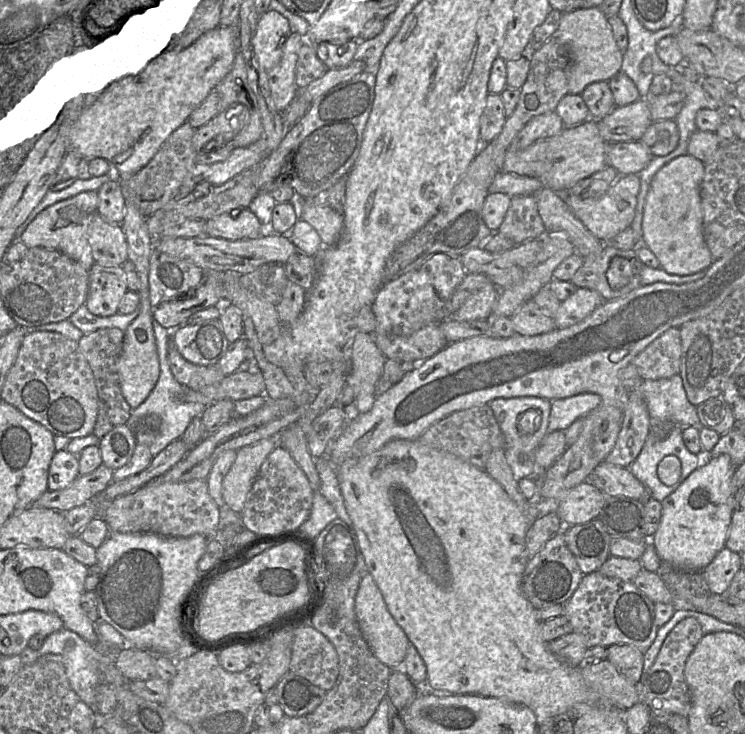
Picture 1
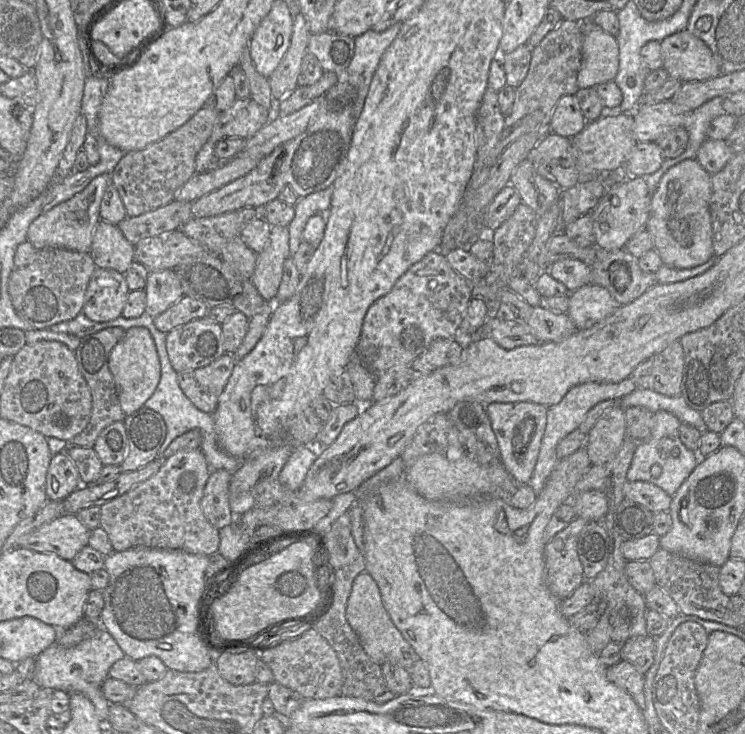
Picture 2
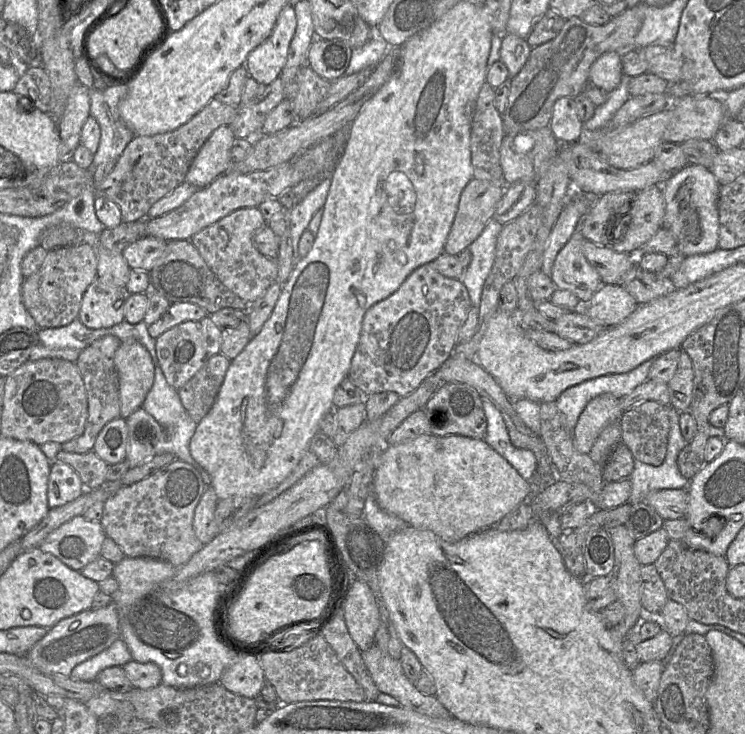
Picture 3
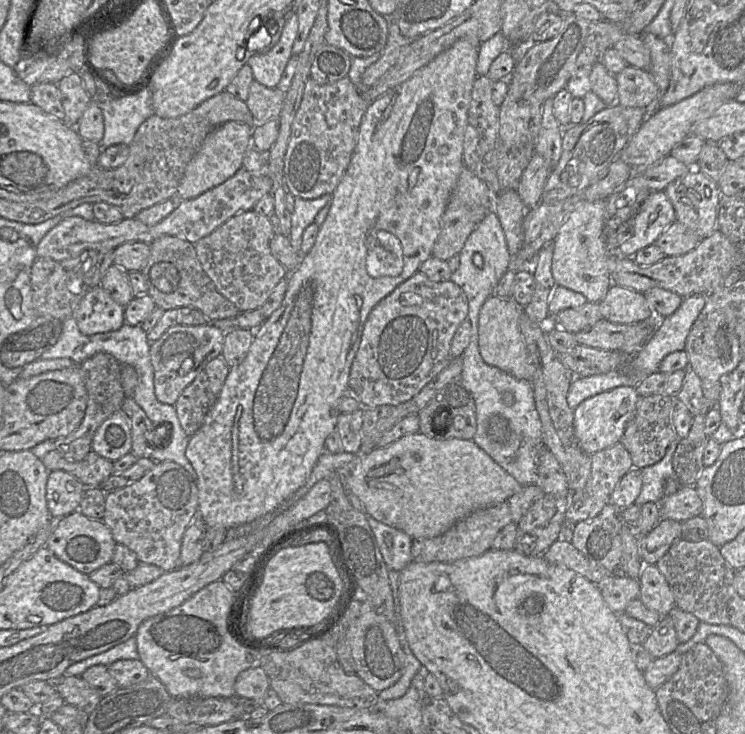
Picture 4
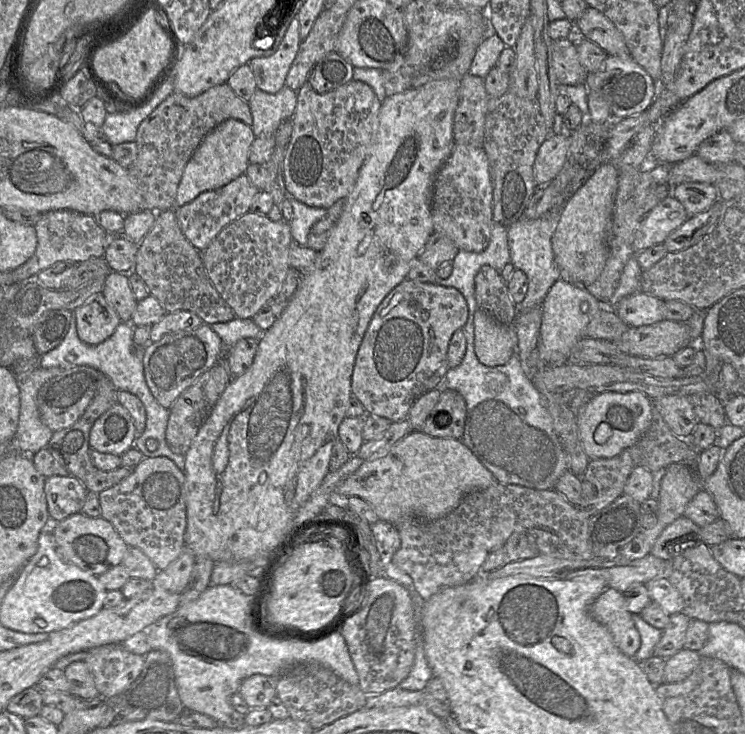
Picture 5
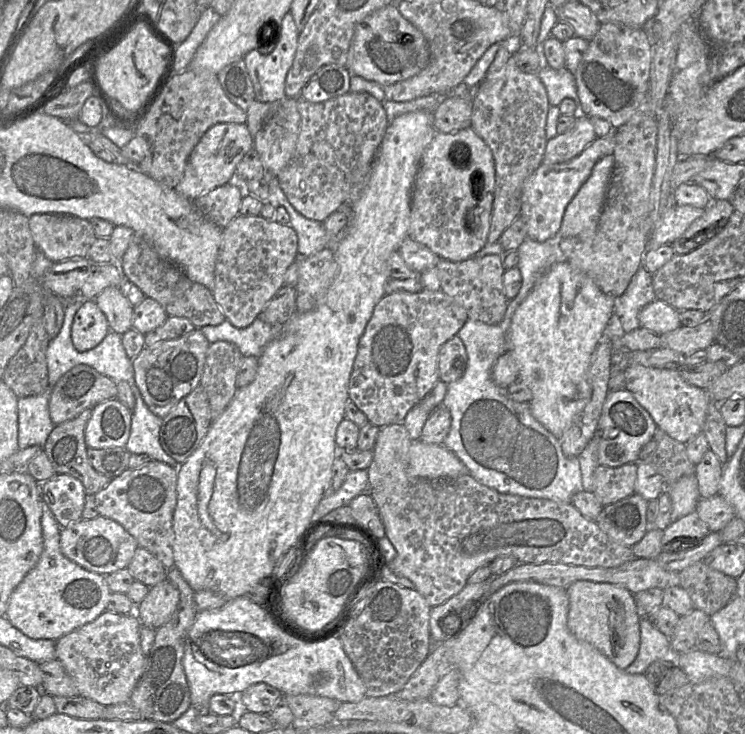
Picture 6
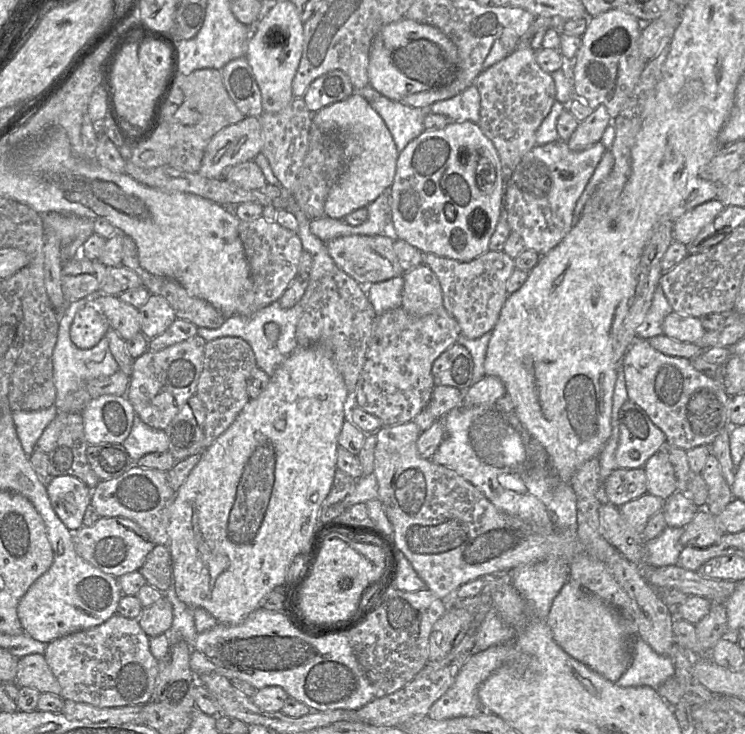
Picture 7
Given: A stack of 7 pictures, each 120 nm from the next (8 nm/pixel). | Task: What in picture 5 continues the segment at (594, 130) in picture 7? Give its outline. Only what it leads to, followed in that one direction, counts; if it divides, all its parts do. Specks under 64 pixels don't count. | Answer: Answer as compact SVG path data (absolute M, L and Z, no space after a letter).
M549 134L540 146L534 162L534 178L537 187L552 181L562 169L568 150L566 135Z

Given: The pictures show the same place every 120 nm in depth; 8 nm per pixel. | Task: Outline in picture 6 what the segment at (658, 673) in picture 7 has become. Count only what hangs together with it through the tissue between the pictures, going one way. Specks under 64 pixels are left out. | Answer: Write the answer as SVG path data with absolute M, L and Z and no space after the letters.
M640 618L640 647L635 660L624 670L628 674L645 674L649 665L657 660L669 660L672 654L669 638L660 632L649 620Z

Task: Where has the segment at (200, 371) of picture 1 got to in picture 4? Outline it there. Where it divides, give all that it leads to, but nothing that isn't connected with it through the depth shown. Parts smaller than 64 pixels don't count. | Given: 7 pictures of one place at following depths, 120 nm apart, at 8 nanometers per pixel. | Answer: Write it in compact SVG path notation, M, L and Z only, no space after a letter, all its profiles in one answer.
M222 356L211 360L183 390L175 403L178 419L185 433L191 437L204 419L224 385L230 367Z

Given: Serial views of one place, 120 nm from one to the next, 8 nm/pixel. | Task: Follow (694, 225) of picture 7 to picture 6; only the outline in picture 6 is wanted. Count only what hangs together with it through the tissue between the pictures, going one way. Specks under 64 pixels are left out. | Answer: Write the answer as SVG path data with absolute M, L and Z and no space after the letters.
M673 204L663 214L660 224L653 228L647 249L657 249L660 246L672 244L703 213L702 208Z

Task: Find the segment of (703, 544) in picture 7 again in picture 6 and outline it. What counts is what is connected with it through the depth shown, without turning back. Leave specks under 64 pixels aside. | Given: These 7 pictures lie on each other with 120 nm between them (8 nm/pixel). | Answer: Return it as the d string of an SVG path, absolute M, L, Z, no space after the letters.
M692 511L686 516L671 522L663 530L661 539L662 552L669 551L671 553L674 551L680 552L686 548L692 549L697 545L697 541L701 542L709 533L710 530L707 525L695 511Z

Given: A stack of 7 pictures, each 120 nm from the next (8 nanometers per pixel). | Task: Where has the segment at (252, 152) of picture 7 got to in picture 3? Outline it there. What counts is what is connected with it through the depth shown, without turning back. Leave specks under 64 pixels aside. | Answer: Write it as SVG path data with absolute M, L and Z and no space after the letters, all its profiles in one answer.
M228 125L218 127L193 159L185 177L185 182L202 189L230 169L231 148L235 136Z

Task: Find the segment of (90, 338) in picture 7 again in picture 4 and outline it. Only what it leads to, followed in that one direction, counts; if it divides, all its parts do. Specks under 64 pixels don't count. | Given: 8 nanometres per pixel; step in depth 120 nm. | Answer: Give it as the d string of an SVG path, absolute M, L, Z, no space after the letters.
M100 285L87 291L72 316L82 334L94 335L118 330L125 323L124 308Z

